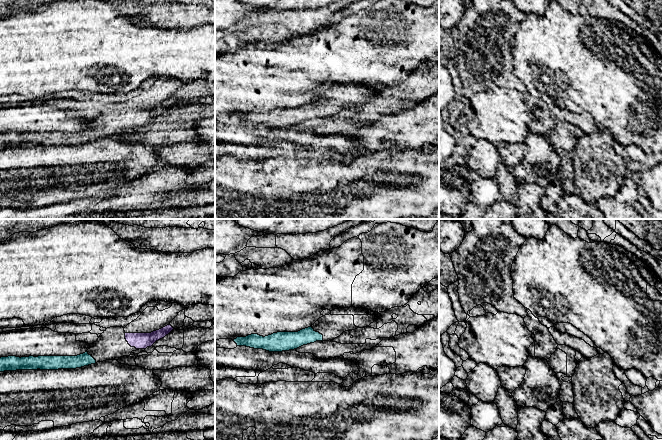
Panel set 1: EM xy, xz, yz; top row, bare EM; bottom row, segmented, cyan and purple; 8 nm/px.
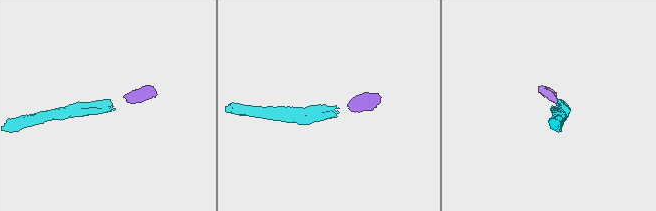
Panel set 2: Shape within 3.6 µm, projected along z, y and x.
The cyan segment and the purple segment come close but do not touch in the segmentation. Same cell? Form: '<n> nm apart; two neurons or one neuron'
300 nm apart; one neuron

